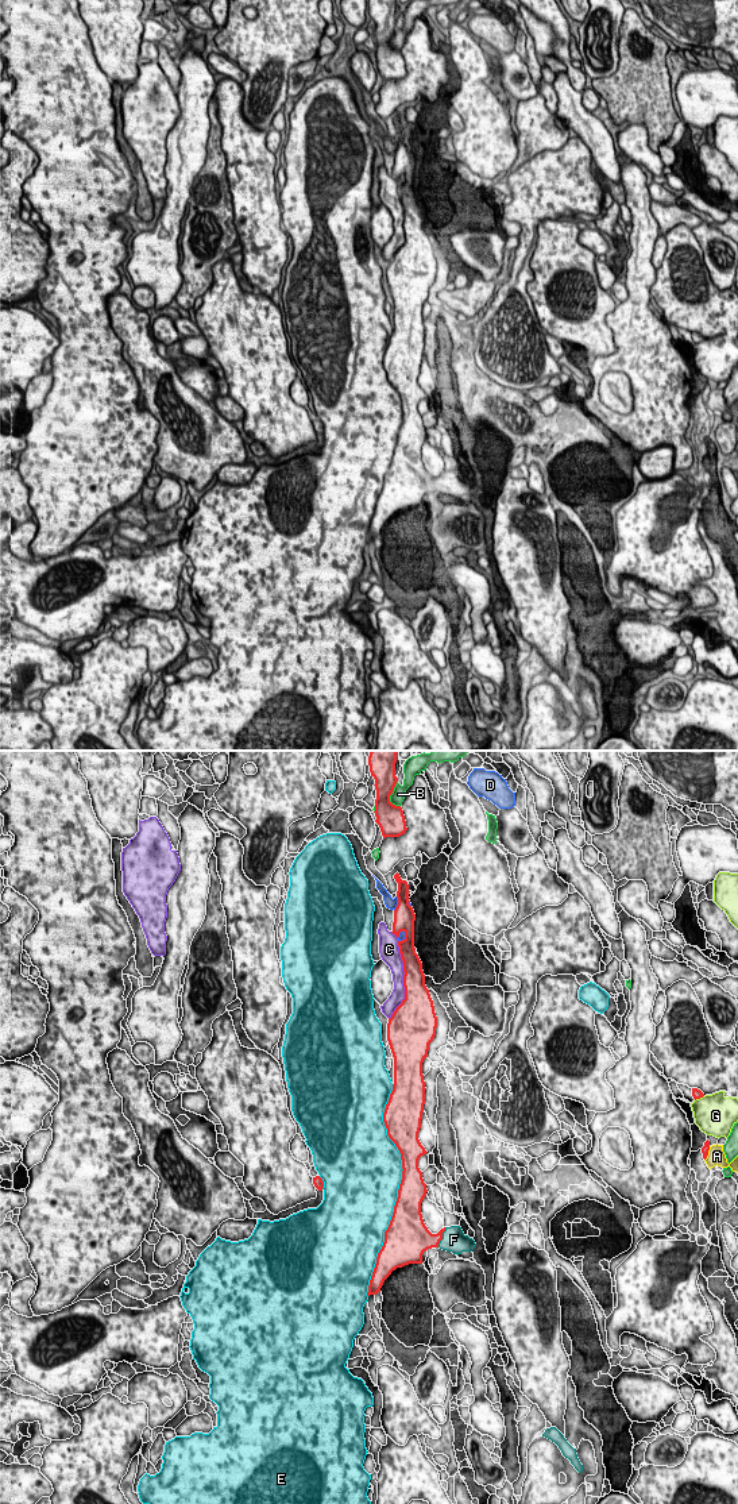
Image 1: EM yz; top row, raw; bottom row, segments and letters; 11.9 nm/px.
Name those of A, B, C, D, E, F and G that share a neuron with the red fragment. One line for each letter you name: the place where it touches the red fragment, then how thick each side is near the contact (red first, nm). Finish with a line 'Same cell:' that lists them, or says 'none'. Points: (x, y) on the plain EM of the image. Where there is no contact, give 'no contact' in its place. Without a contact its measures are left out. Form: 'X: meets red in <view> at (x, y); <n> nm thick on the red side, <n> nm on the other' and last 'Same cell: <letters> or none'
F: meets red in yz at (441, 481); 280 nm thick on the red side, 280 nm on the other
Same cell: F

